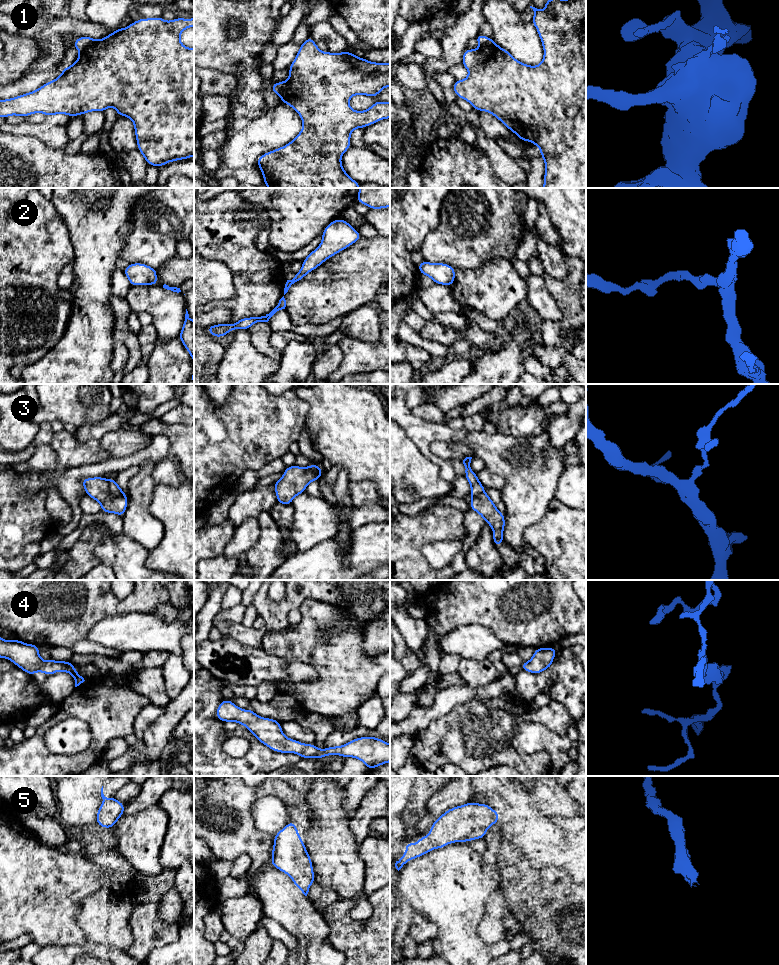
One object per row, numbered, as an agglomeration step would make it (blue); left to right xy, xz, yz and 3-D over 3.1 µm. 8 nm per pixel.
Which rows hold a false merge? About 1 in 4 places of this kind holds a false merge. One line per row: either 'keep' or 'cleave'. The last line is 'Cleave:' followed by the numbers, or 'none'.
1: keep
2: keep
3: cleave
4: keep
5: keep
Cleave: 3

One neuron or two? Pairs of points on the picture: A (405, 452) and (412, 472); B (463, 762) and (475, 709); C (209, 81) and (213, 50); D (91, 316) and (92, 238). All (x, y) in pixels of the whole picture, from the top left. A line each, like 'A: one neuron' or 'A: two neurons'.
A: one neuron
B: one neuron
C: two neurons
D: one neuron

